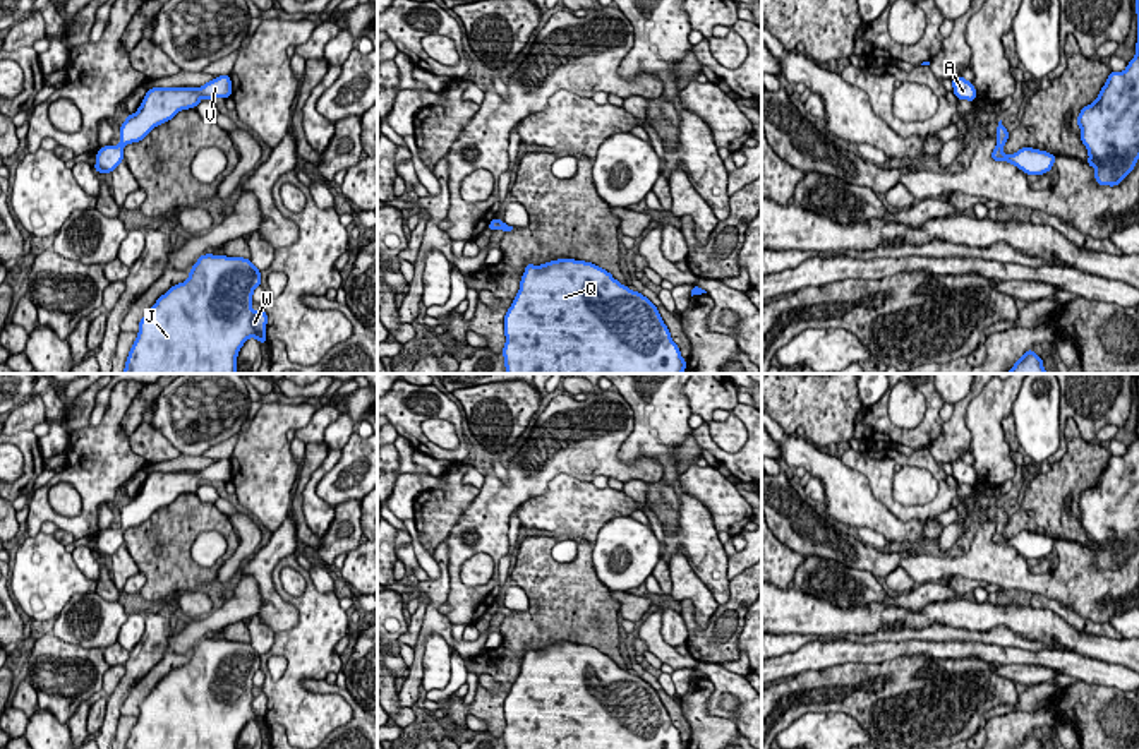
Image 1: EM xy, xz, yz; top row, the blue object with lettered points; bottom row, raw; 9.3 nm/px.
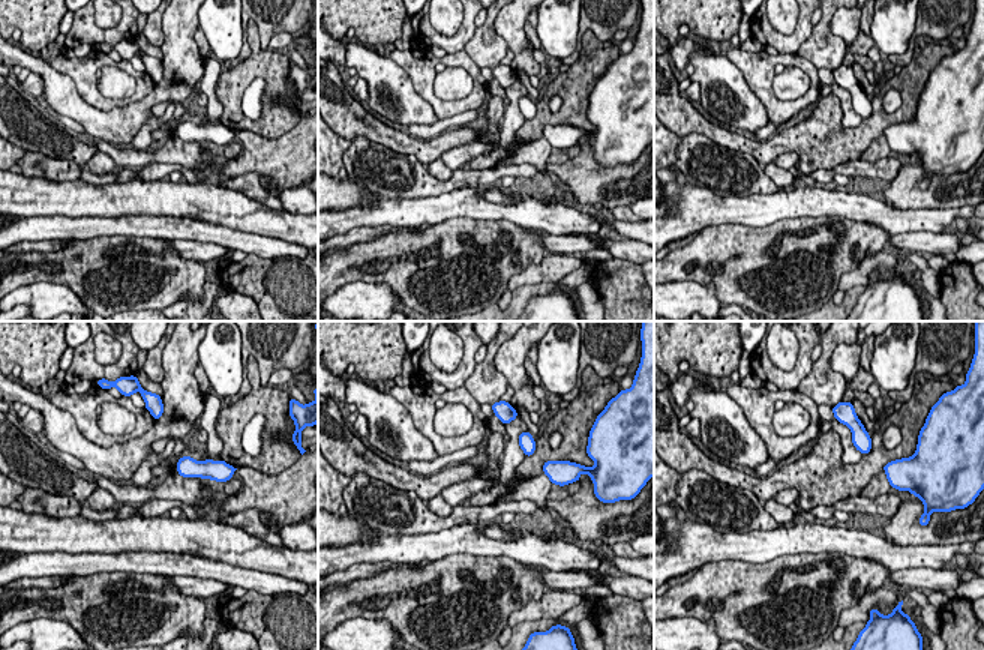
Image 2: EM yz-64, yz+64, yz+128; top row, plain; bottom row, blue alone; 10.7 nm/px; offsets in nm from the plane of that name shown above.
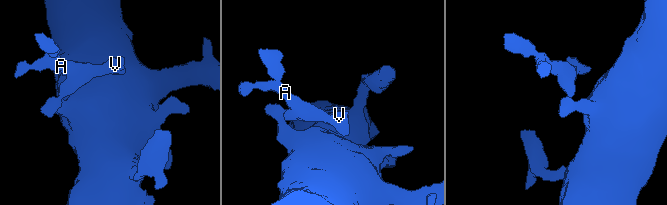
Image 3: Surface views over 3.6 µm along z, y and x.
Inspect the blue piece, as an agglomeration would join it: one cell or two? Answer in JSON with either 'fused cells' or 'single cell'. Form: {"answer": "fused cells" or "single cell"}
{"answer": "single cell"}

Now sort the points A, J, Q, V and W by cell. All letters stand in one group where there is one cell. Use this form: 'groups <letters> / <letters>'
groups A J Q V W

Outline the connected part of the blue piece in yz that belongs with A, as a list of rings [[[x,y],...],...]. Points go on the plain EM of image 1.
[[[957,459],[952,463],[952,471],[954,471],[954,478],[957,483],[967,483],[967,485],[974,485],[976,483],[976,471],[973,466],[966,464],[962,459]]]

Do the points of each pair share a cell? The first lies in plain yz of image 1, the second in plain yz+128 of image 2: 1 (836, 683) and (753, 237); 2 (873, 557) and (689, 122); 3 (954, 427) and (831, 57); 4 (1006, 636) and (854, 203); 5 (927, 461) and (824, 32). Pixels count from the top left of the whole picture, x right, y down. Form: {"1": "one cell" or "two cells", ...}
{"1": "one cell", "2": "one cell", "3": "one cell", "4": "one cell", "5": "two cells"}

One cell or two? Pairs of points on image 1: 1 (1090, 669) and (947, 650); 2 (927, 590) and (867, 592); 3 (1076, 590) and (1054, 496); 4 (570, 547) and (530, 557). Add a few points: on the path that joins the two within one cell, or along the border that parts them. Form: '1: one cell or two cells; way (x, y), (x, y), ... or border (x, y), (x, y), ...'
1: one cell; way (1054, 660), (983, 652)
2: one cell; way (911, 600), (882, 599)
3: two cells; border (1057, 539), (1084, 545)
4: two cells; border (578, 544), (570, 561), (558, 563), (549, 554)

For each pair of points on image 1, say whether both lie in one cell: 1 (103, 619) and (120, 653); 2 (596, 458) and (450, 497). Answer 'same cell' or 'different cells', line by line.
1: different cells
2: different cells

